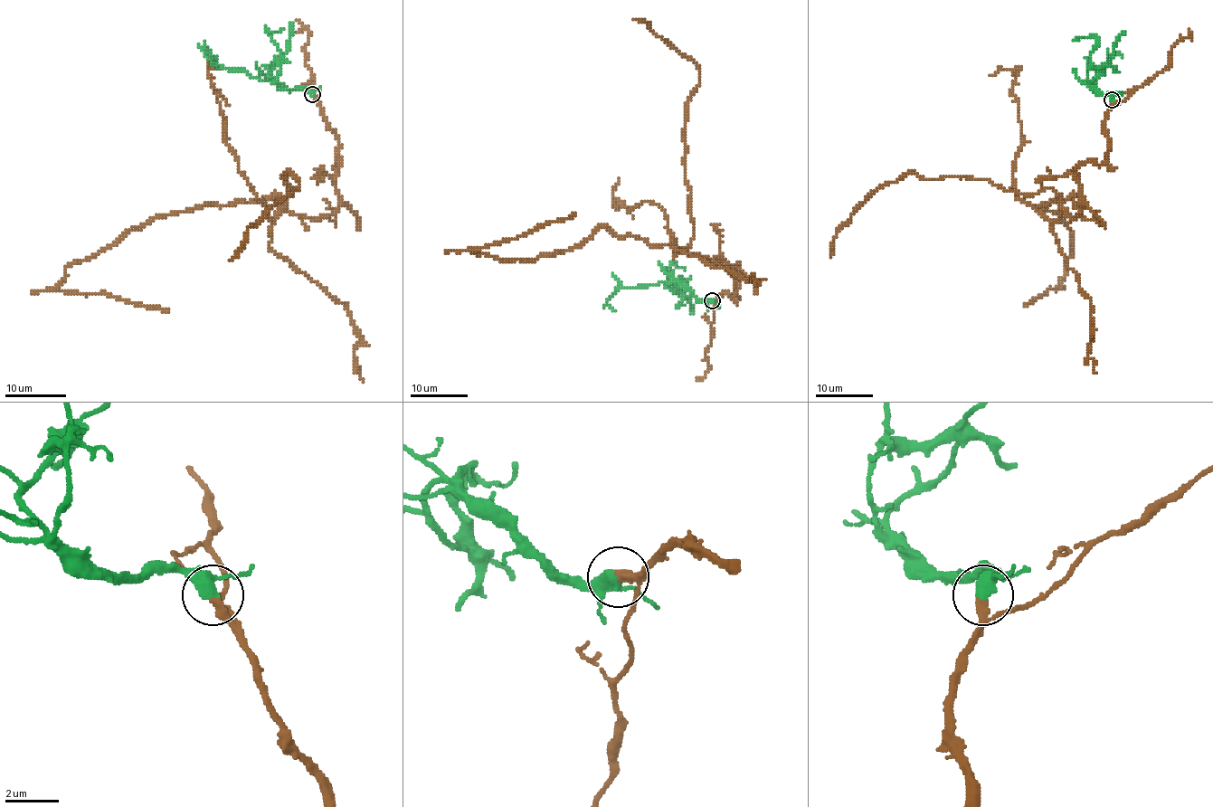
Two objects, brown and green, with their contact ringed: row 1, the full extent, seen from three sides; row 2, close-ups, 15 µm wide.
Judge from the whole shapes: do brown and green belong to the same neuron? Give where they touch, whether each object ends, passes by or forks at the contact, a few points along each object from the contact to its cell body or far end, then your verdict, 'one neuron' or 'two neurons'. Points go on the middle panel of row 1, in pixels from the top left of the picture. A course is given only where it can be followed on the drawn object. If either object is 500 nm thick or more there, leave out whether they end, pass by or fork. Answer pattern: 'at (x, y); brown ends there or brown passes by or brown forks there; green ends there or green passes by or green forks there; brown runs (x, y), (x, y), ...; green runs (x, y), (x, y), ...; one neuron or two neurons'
at (712, 300); brown passes by; green passes by; brown runs (711, 299), (736, 297), (739, 265), (737, 271), (601, 226), (570, 248), (532, 260), (471, 251), (575, 213); green runs (711, 299), (700, 301), (677, 282), (662, 282), (620, 289), (607, 299), (607, 306), (614, 310); one neuron

